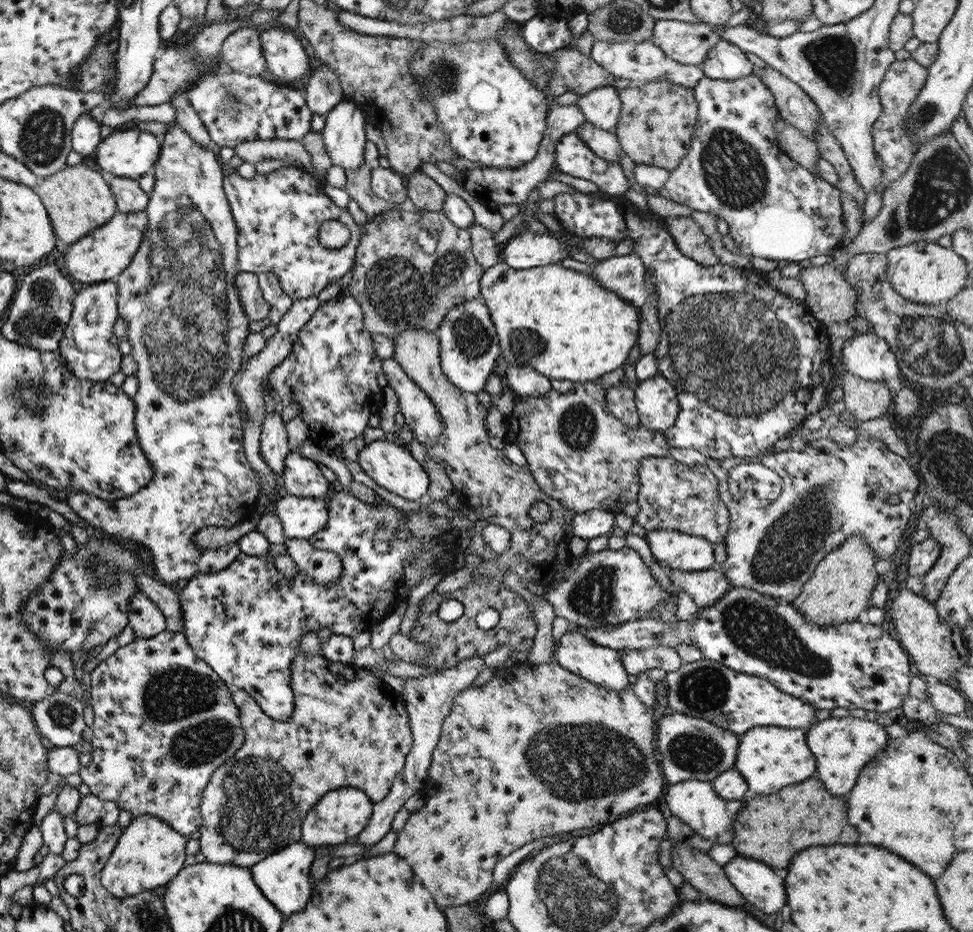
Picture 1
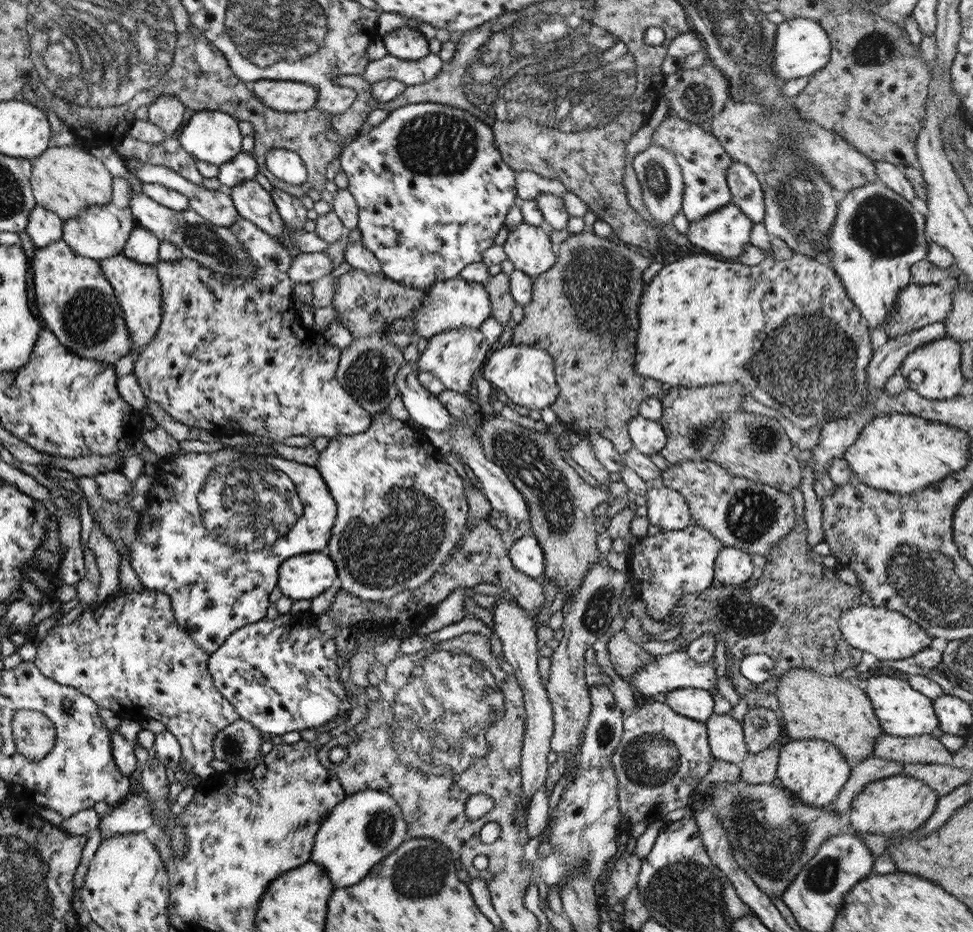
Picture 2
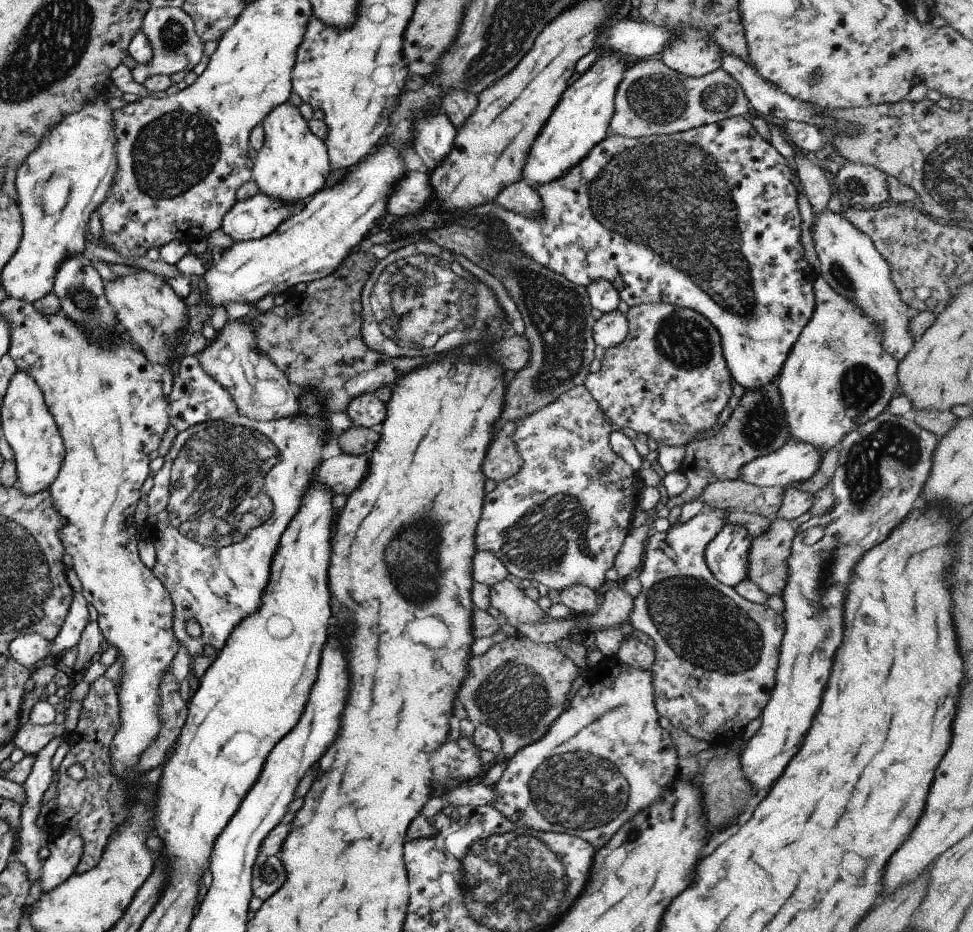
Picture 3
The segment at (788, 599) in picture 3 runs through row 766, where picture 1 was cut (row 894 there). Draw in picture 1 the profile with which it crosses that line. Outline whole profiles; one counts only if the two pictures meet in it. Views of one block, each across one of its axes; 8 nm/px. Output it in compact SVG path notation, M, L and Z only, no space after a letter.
M738 854L723 864L722 869L747 904L767 914L777 912L785 904L783 880L770 866Z

